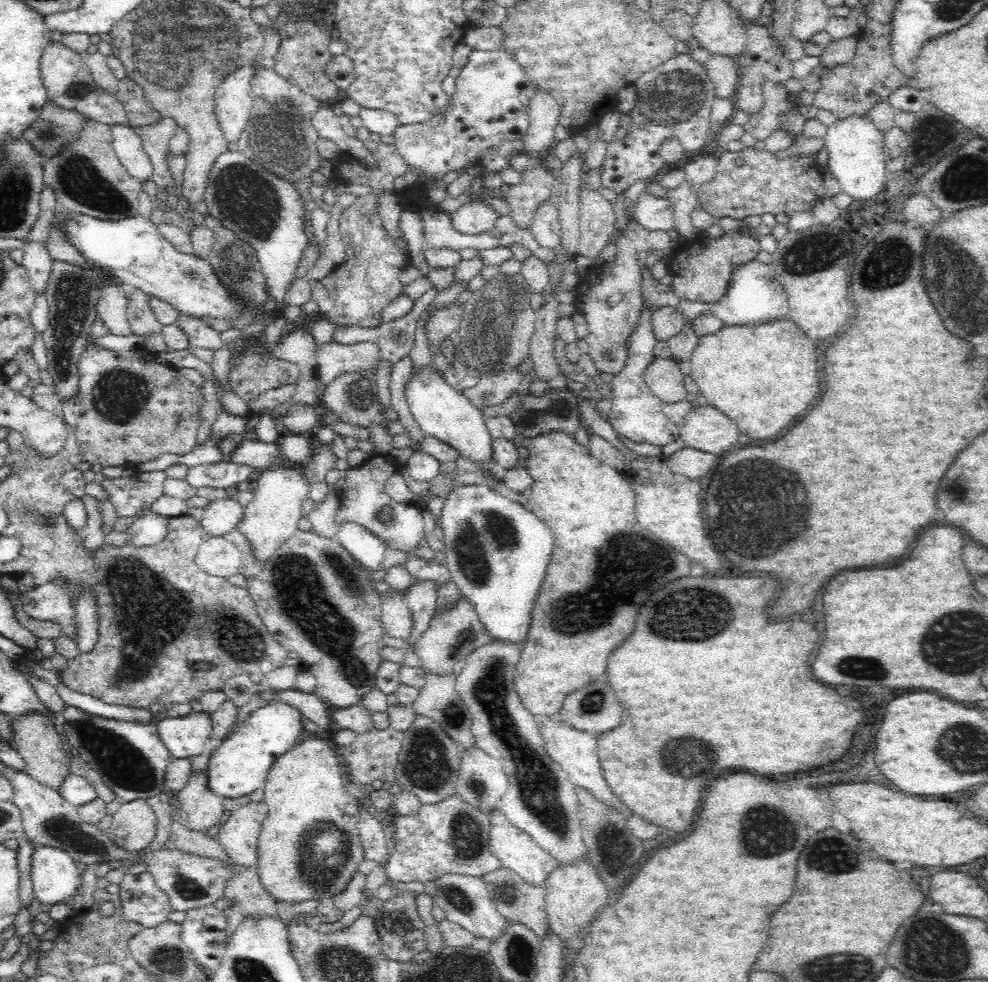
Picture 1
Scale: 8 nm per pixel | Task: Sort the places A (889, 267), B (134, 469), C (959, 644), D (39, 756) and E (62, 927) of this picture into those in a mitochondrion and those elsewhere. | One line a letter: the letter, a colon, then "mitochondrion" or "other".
A: mitochondrion
B: other
C: mitochondrion
D: other
E: other

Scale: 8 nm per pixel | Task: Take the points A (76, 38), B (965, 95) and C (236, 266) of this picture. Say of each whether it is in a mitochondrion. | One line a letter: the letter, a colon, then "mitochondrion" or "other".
A: other
B: other
C: mitochondrion

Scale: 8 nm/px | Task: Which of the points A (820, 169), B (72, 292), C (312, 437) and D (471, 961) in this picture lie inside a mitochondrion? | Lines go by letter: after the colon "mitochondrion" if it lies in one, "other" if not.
A: other
B: mitochondrion
C: other
D: other

